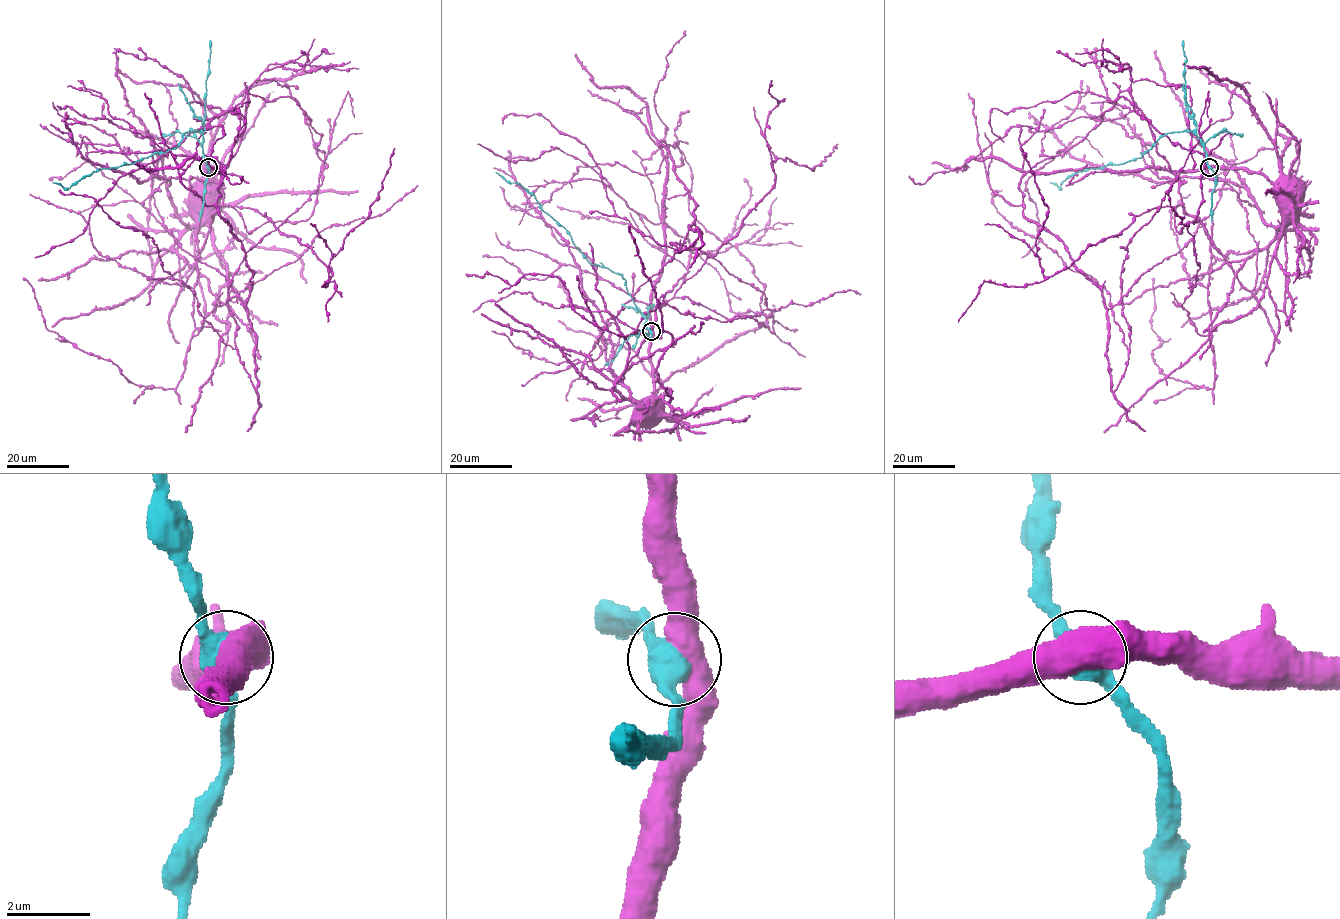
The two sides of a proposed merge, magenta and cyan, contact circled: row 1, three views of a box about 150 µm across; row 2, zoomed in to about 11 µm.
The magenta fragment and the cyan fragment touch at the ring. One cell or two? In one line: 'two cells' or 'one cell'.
one cell

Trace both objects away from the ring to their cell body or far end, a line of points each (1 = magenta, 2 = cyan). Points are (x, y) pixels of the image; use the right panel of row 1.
1: (1209, 167), (1260, 172), (1276, 183), (1288, 183), (1290, 187), (1285, 193)
2: (1209, 167), (1204, 143), (1192, 131), (1171, 132), (1140, 158), (1075, 172), (1061, 188), (1050, 182)

